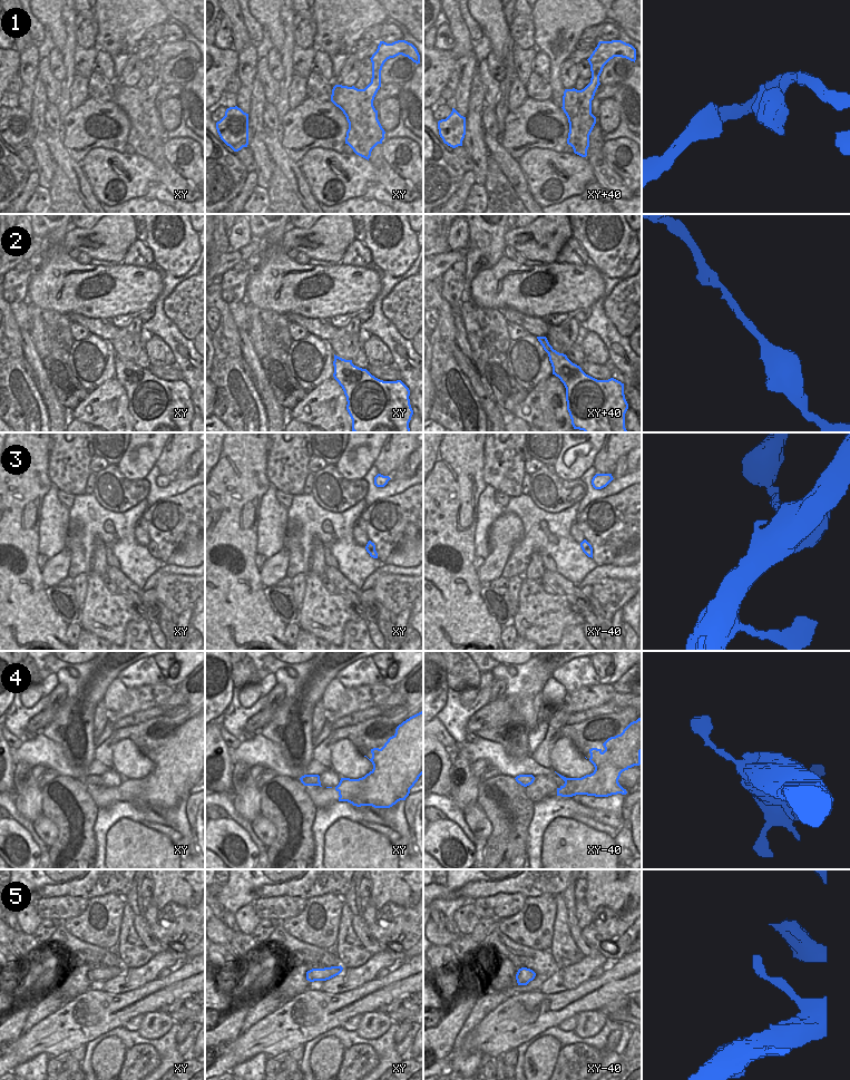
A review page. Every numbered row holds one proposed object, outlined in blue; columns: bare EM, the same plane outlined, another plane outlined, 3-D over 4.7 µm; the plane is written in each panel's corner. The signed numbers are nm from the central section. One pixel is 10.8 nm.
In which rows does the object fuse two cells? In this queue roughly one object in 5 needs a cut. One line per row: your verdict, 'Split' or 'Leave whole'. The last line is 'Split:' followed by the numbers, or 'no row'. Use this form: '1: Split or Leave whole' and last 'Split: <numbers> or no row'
1: Leave whole
2: Leave whole
3: Leave whole
4: Leave whole
5: Leave whole
Split: no row.

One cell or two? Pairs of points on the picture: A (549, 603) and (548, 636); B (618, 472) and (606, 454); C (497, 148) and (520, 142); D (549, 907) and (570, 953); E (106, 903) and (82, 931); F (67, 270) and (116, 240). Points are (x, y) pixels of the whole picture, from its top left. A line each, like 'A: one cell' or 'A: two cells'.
A: one cell
B: two cells
C: two cells
D: two cells
E: one cell
F: one cell

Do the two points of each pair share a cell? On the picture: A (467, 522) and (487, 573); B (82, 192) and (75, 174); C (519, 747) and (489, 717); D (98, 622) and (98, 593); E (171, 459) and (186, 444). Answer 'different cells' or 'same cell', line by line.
A: different cells
B: same cell
C: different cells
D: same cell
E: same cell

